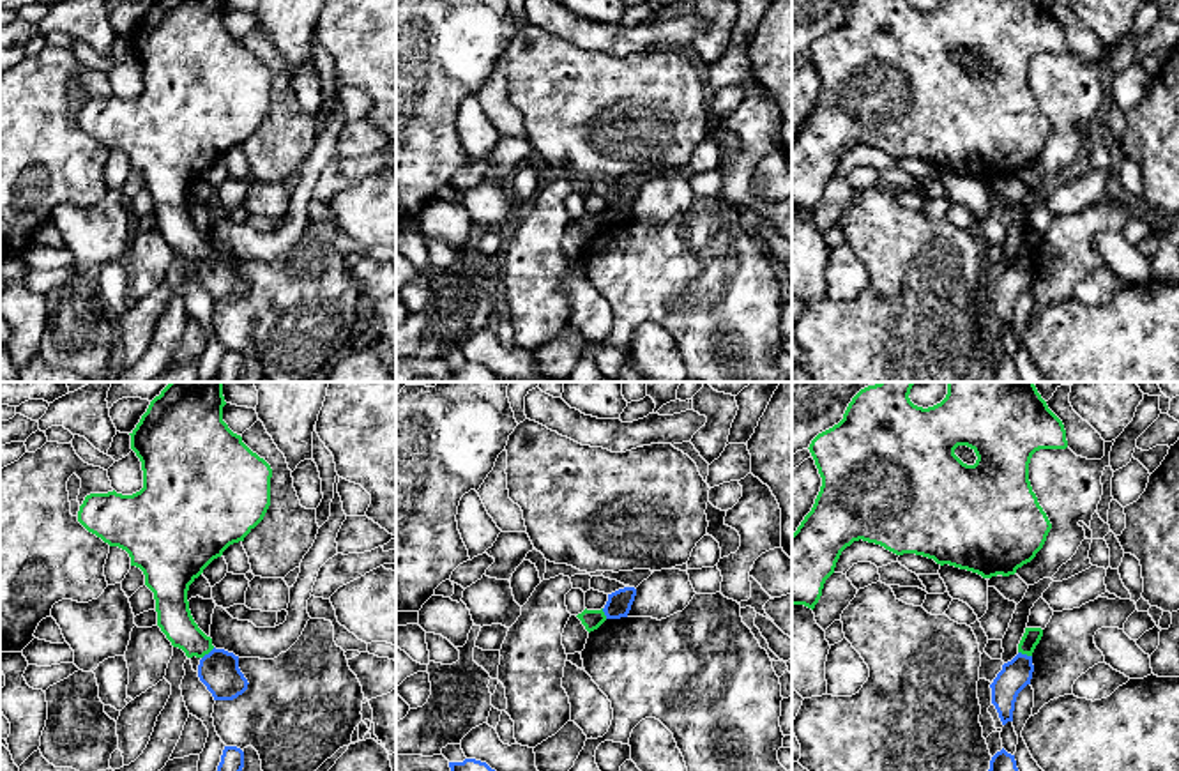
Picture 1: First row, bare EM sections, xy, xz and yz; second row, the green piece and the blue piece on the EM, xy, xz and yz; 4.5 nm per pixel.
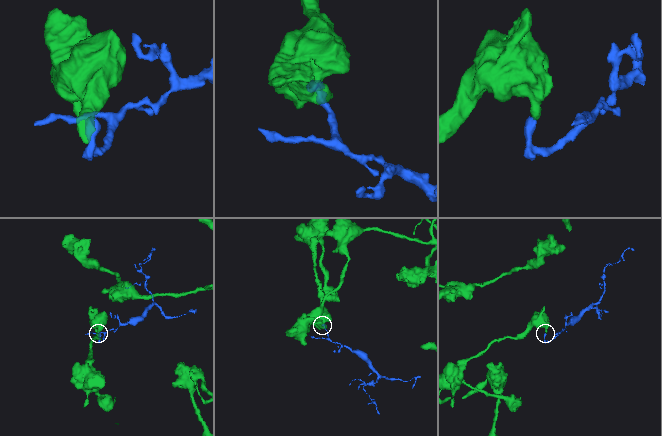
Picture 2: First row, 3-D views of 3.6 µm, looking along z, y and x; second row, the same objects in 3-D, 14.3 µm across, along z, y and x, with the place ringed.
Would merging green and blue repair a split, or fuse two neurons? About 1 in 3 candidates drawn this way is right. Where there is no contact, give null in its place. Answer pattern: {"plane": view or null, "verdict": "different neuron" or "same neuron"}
{"plane": "yz", "verdict": "different neuron"}

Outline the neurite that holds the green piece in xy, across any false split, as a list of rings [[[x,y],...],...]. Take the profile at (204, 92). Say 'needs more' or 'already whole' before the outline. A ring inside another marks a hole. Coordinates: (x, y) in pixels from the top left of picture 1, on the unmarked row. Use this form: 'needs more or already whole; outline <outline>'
already whole; outline [[[156,0],[131,39],[131,53],[141,65],[143,92],[133,99],[113,95],[90,97],[78,115],[78,126],[110,150],[126,154],[131,170],[145,179],[154,196],[157,230],[187,262],[203,262],[214,249],[194,226],[187,195],[203,173],[223,156],[244,141],[263,124],[270,110],[270,69],[253,57],[242,41],[223,25],[224,0]]]

